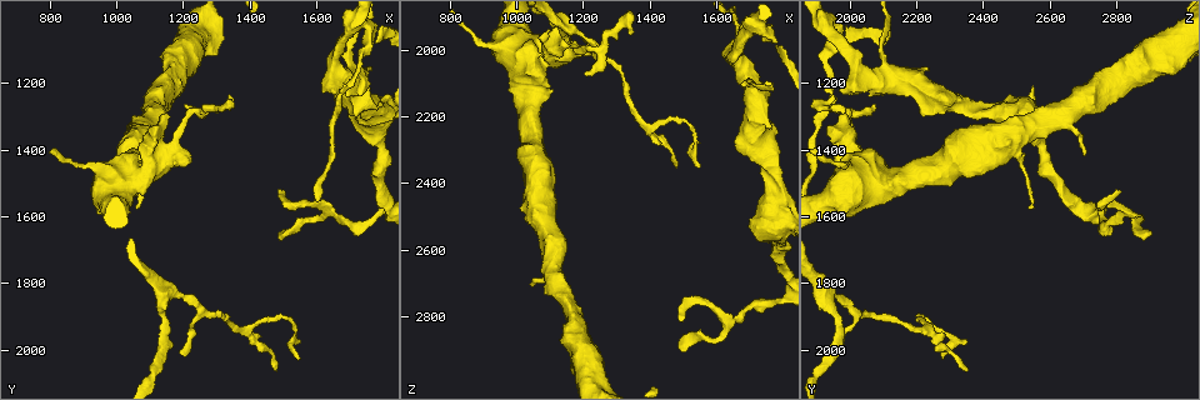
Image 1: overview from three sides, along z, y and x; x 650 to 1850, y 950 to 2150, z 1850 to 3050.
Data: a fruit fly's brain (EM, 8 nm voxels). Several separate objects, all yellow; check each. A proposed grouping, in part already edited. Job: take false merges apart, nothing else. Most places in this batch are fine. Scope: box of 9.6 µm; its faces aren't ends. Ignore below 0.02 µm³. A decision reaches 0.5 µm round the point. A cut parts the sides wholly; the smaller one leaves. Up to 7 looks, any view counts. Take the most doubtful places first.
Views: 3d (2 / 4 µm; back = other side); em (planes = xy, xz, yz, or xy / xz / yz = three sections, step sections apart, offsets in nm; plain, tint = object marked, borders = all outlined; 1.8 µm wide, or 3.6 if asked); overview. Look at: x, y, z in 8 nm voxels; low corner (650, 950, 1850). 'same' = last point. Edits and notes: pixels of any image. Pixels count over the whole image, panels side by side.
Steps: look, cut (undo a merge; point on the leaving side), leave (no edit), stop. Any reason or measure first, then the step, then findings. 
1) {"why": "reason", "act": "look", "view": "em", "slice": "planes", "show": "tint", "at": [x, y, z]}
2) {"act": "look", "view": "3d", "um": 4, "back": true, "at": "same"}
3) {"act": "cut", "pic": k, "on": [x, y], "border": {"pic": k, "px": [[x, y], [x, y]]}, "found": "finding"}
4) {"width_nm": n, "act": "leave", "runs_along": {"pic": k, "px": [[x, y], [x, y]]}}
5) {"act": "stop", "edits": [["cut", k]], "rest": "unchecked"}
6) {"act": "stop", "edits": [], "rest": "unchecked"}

{"why": "looks like a crossing", "act": "look", "view": "3d", "um": 2, "at": [1760, 1040, 1940]}

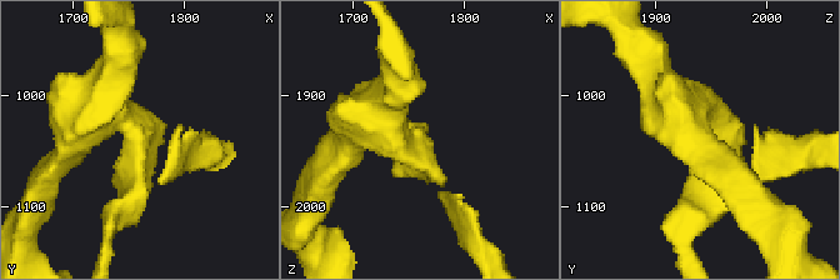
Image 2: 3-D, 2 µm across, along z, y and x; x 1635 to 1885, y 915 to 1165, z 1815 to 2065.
{"arms": 4, "act": "look", "view": "em", "slice": "planes", "show": "tint", "at": [1756, 1050, 1942]}

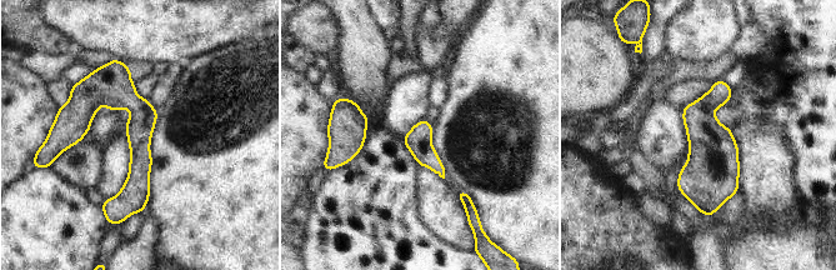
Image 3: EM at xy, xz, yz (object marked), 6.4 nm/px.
{"width_nm": 170, "act": "leave", "found": "continuous, no second neuron"}

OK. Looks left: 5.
{"why": "three arms meet", "act": "look", "view": "em", "slice": "yz", "step": 4, "show": "tint", "at": [1650, 1590, 2810]}

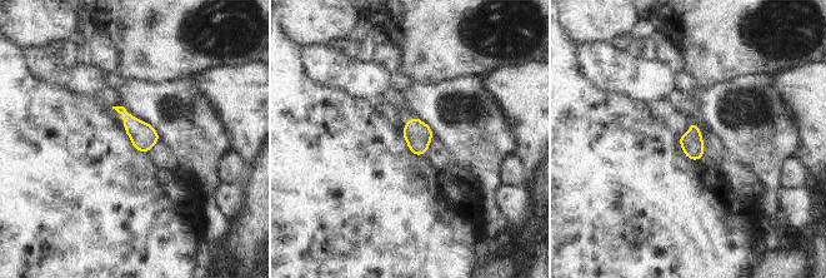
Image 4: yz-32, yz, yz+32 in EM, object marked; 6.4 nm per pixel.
{"act": "leave", "found": "continuous, no second neuron"}

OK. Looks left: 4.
{"why": "thick turns thin", "act": "look", "view": "3d", "um": 4, "at": [1780, 1290, 2470]}

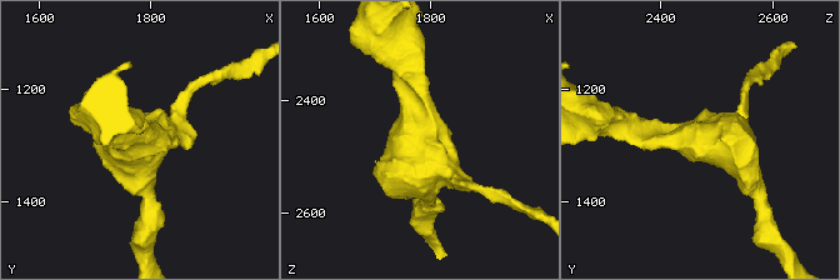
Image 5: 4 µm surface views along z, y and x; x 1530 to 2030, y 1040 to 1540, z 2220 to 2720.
{"act": "look", "view": "em", "um": 3.6, "slice": "planes", "show": "tint", "at": [1775, 1295, 2475]}

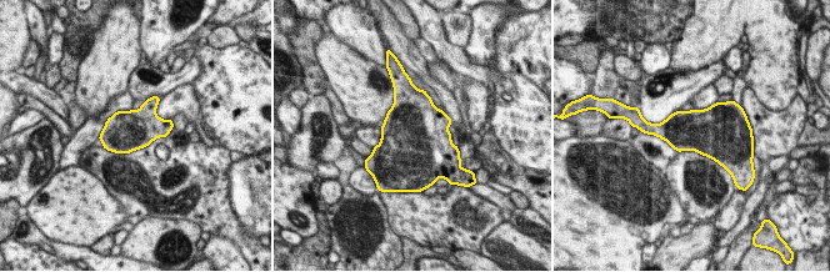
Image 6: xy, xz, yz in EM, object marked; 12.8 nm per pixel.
{"act": "leave", "found": "one neuron here"}

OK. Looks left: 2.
{"act": "stop", "edits": [], "rest": "unchecked"}

